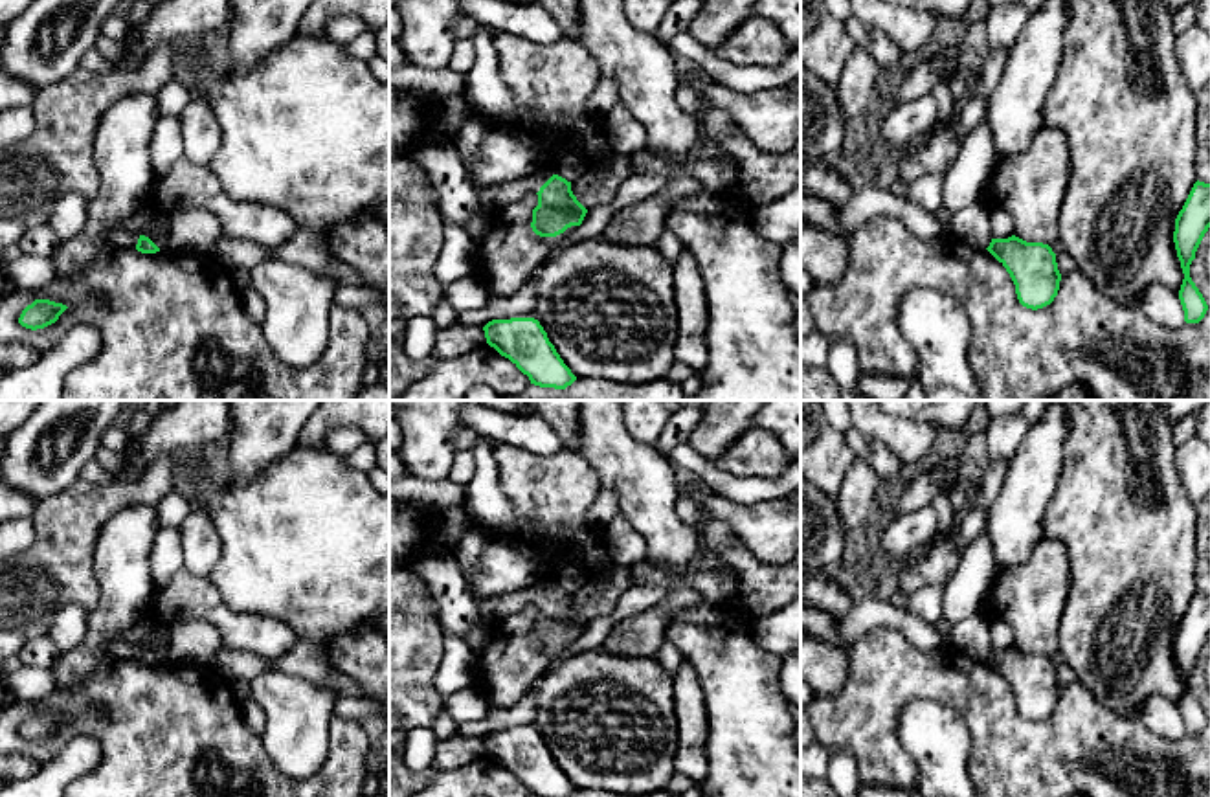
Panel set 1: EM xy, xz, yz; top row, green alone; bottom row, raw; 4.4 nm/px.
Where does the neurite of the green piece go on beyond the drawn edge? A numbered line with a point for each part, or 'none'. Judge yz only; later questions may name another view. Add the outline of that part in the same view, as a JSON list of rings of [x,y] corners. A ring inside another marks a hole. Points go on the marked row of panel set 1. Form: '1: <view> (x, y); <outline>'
none

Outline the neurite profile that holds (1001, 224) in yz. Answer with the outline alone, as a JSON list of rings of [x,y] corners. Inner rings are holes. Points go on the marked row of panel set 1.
[[[992,206],[990,209],[990,231],[993,239],[1008,239],[1014,235],[1014,220],[999,206]]]

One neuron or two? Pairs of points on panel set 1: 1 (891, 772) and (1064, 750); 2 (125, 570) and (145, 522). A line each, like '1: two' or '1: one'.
1: one
2: one

